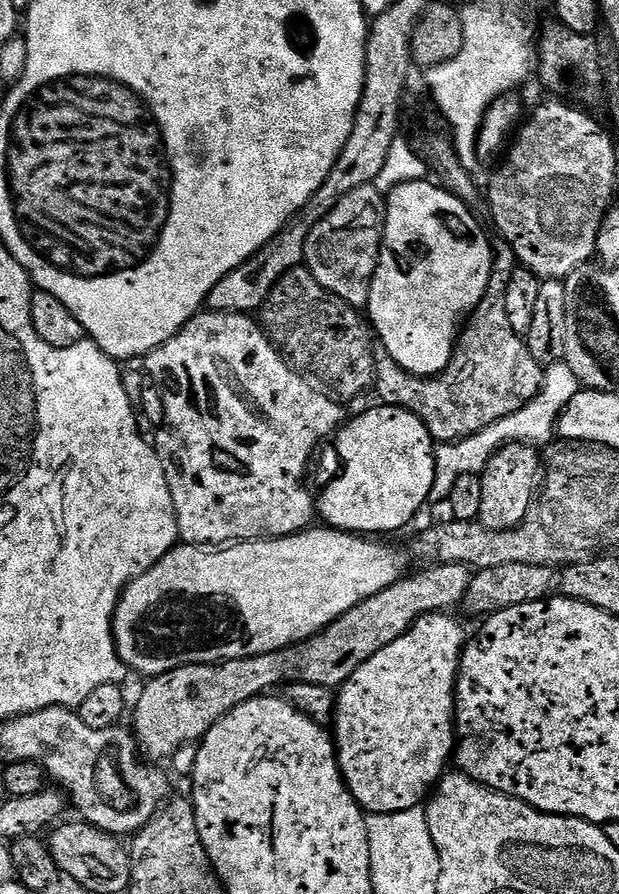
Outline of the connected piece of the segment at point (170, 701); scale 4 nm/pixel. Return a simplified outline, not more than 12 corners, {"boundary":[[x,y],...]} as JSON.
{"boundary":[[432,564],[293,647],[151,677],[134,735],[152,762],[279,684],[339,689],[470,590]]}

